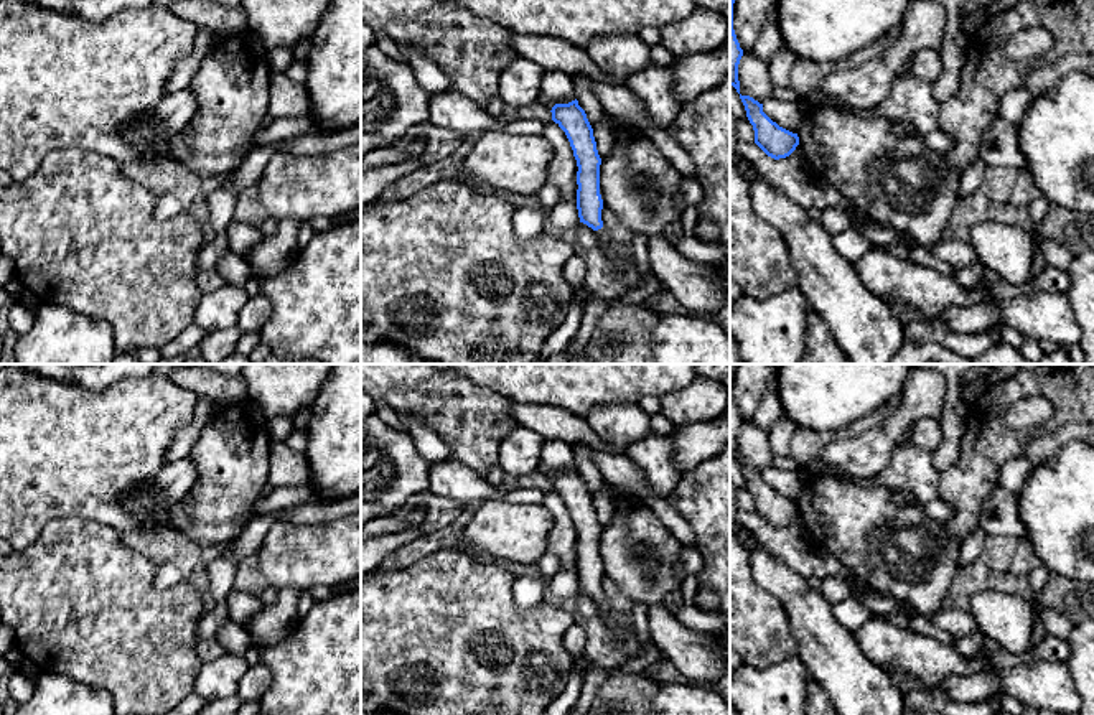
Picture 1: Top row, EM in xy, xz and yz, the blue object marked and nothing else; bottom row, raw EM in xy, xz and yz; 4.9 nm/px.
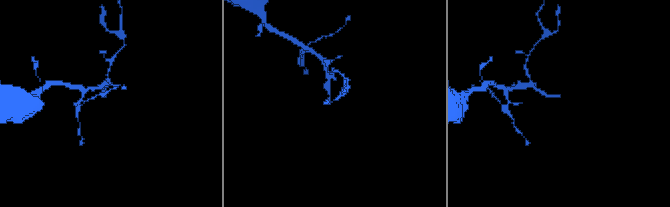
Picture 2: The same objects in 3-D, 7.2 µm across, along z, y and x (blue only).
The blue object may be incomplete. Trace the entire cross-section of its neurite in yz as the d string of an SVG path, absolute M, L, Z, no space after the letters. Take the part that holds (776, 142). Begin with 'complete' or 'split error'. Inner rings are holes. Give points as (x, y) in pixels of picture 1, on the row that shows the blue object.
complete | M741 96L746 117L755 130L755 143L771 158L779 160L789 157L799 145L797 133L792 133L776 122L773 122L764 112L763 104L750 96Z

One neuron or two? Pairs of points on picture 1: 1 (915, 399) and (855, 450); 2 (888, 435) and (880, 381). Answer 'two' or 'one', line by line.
1: one
2: two

